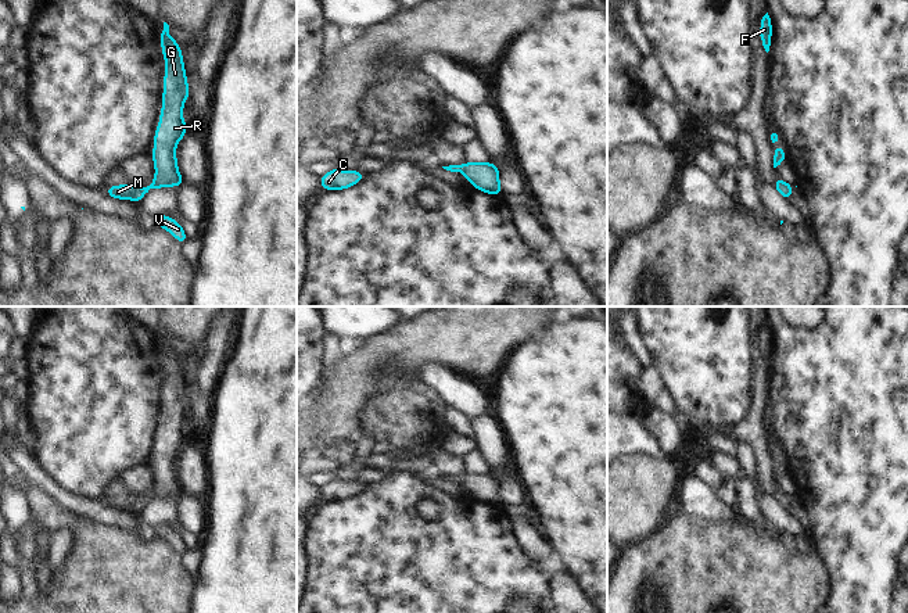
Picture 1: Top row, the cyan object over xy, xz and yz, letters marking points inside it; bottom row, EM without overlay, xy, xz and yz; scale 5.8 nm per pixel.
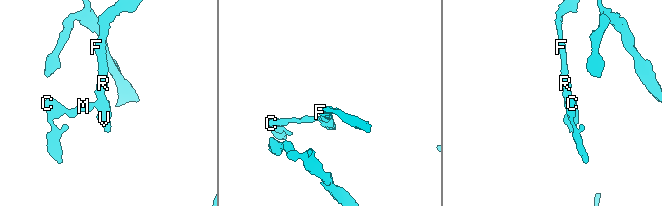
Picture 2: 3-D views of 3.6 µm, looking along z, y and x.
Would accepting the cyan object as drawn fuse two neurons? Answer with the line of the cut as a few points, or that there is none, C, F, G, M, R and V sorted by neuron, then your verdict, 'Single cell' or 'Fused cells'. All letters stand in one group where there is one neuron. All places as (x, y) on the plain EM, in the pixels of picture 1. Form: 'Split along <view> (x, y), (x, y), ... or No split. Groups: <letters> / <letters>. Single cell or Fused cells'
No split. Groups: C F G M R V. Single cell.

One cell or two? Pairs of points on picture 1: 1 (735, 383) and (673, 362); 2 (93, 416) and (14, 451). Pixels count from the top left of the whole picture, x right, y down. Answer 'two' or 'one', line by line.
1: one
2: two

